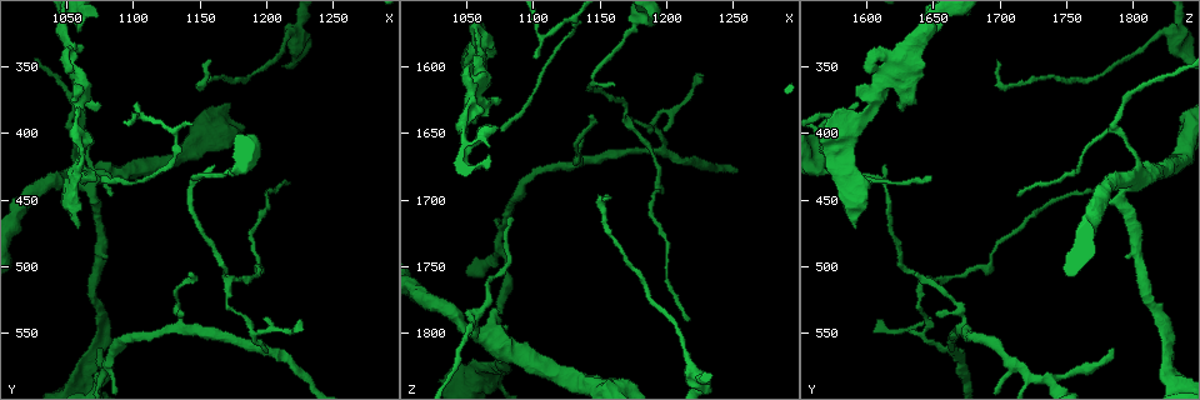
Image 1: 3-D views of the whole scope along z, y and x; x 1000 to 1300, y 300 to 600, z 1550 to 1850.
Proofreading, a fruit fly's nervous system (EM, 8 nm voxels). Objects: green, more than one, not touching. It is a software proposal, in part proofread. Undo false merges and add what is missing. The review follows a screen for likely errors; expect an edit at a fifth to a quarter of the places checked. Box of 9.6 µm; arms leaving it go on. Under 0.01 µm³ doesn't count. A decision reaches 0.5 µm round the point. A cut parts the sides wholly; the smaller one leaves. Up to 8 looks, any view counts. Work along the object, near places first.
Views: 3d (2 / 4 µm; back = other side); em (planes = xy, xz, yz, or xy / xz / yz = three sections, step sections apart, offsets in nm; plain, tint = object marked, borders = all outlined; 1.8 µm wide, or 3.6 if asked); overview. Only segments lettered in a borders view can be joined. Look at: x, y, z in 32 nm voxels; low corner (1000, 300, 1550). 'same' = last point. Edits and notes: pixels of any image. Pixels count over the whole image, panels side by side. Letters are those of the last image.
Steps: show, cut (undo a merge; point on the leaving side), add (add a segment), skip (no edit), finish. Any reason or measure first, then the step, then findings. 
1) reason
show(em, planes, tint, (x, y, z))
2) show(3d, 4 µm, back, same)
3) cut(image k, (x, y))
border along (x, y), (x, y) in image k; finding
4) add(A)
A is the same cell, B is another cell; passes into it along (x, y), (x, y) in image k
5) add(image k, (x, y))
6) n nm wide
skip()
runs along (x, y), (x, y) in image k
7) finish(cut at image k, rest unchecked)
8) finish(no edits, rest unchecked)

four arms meet
show(3d, 4 µm, (1068, 436, 1804))

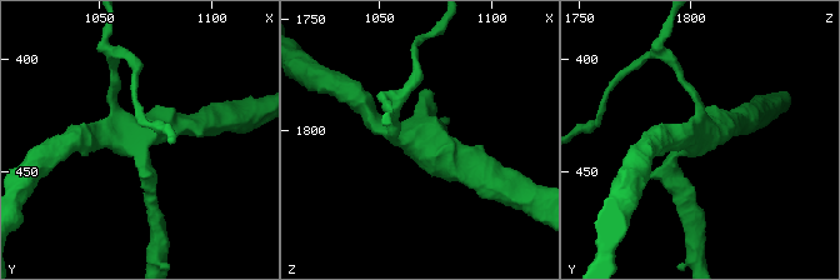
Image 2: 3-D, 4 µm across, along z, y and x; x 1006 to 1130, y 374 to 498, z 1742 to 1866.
4 arms
show(em, yz, step 16, tint, (1067, 435, 1802))

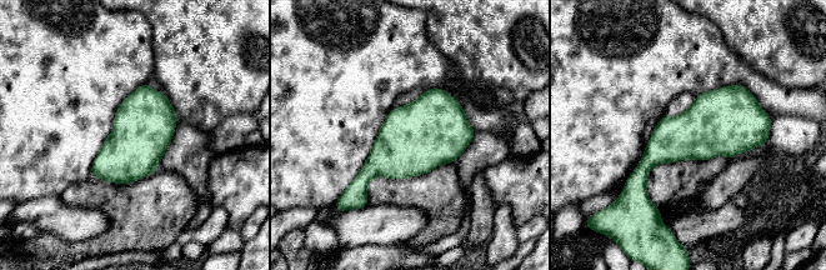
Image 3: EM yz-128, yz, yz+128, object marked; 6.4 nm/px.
show(em, xy, step 4, borders, same)

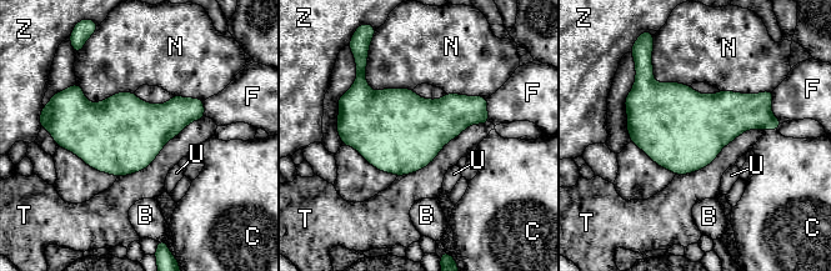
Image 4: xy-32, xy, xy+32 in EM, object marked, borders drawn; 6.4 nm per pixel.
skip()
B, C, F, N, T, U and Z are other cells; border along (365, 65), (373, 90), (413, 90) in image 4; one cell here

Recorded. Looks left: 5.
free end
show(3d, 4 µm, (1070, 434, 1590))

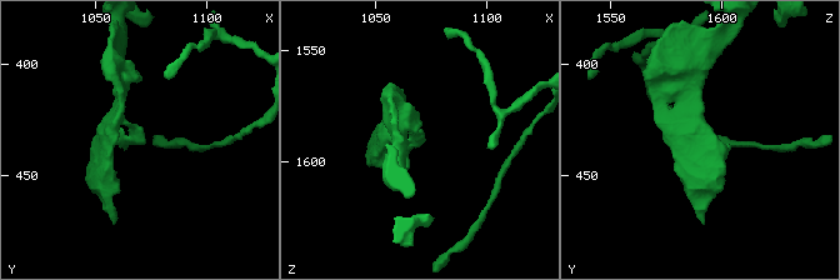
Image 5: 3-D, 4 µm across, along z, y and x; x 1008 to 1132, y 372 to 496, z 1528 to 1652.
show(em, planes, borders, (1072, 437, 1591))

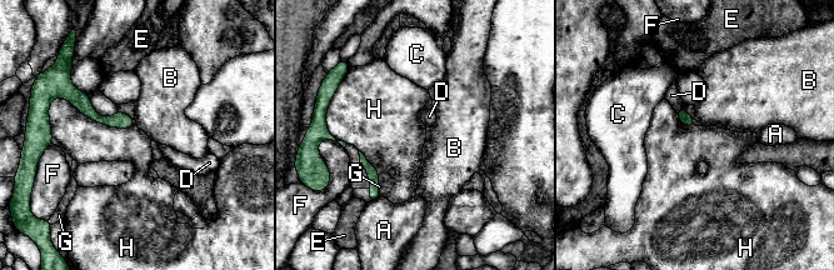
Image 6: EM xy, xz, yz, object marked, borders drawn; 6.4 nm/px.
add(G)
G is the same cell, A, B, C, D, E, F and H are other cells; it goes on there

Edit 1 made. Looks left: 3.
see it whole again
show(overview)

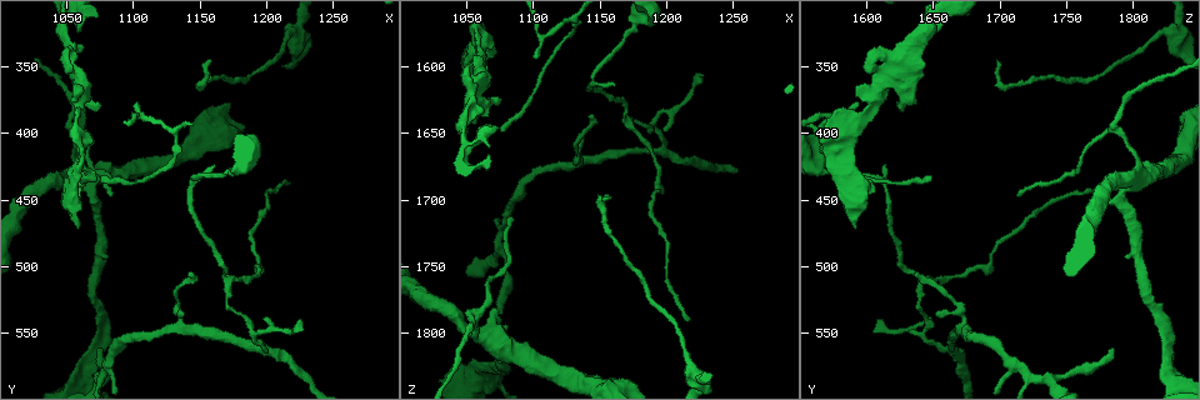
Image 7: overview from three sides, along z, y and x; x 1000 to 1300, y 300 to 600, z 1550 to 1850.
abrupt turn
show(3d, 2 µm, back, (1196, 560, 1662))

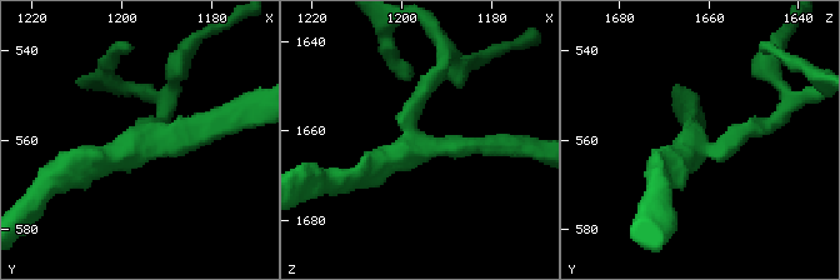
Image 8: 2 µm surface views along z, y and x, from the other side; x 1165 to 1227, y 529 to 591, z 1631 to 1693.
3 arms; now the EM
show(em, planes, borders, (1198, 560, 1662))

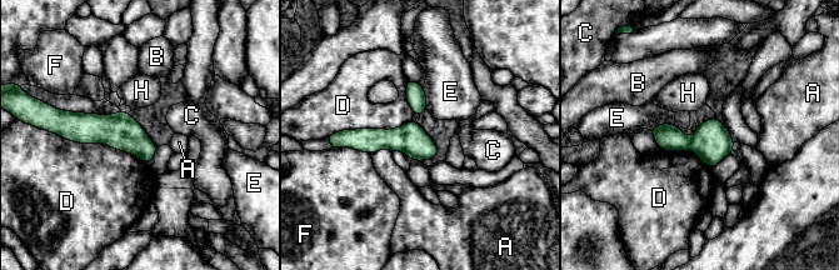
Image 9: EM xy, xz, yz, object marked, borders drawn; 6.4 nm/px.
cut(image 9, (712, 141))
A, B, C, D, E, F and H are other cells; the part that leaves runs along (65, 126), (121, 131), (153, 149) in image 9; two cells meet here

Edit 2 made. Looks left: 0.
finish(add at image 6, cut at image 9, rest unchecked)

